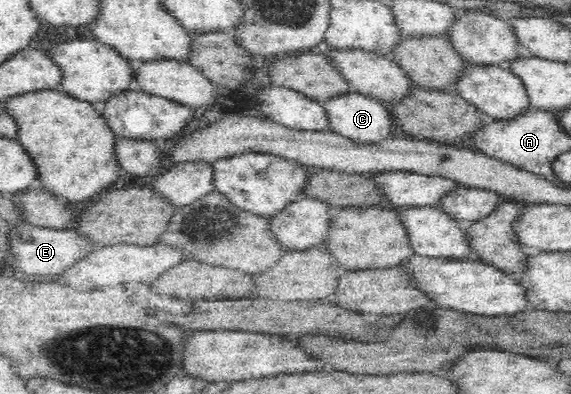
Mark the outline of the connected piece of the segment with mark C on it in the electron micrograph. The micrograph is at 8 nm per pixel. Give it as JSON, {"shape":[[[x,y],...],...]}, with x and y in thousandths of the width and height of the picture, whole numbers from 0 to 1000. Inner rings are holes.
{"shape":[[[609,231],[574,251],[566,266],[574,307],[574,327],[587,340],[599,343],[601,350],[630,363],[662,363],[662,358],[687,348],[687,307],[678,266],[671,256]]]}

